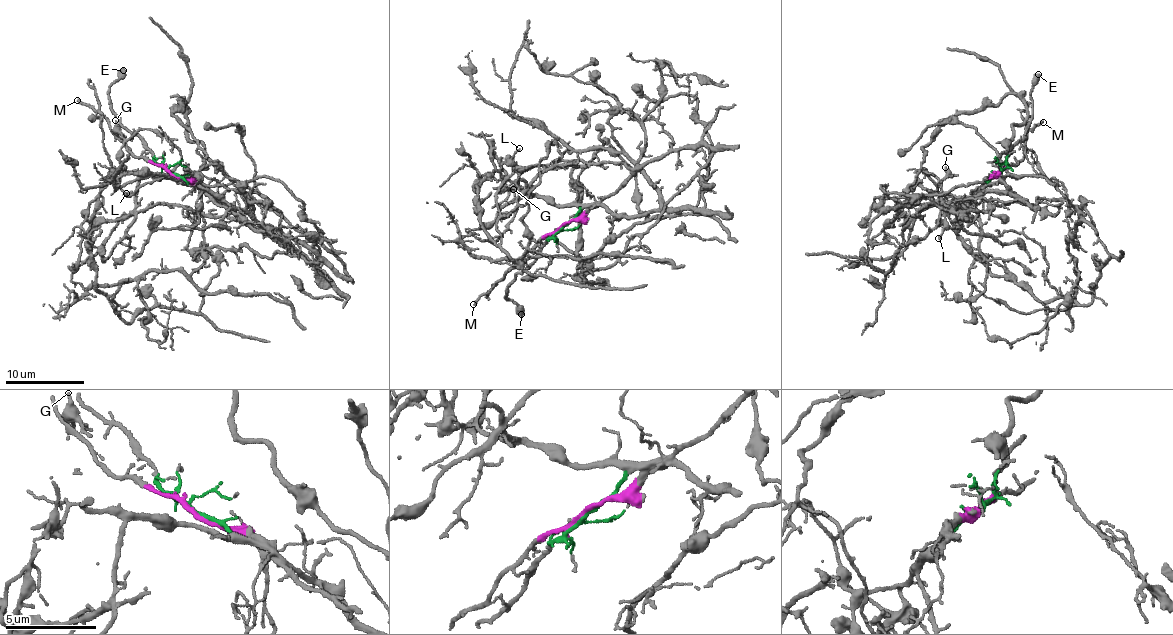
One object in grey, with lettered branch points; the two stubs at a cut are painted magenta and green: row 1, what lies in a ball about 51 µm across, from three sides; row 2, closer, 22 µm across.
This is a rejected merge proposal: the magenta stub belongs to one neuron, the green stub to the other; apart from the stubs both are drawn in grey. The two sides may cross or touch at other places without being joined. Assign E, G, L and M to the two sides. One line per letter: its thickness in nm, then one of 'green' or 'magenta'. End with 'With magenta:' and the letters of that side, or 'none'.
E: 600 nm | green
G: 300 nm | green
L: 110 nm | green
M: 180 nm | magenta
With magenta: M

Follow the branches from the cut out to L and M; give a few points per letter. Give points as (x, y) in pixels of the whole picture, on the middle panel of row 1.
L: (563, 225), (572, 221), (577, 207), (552, 205), (521, 192), (515, 183), (519, 174), (512, 159), (519, 148)
M: (563, 225), (542, 235), (520, 266), (495, 281), (473, 305)

